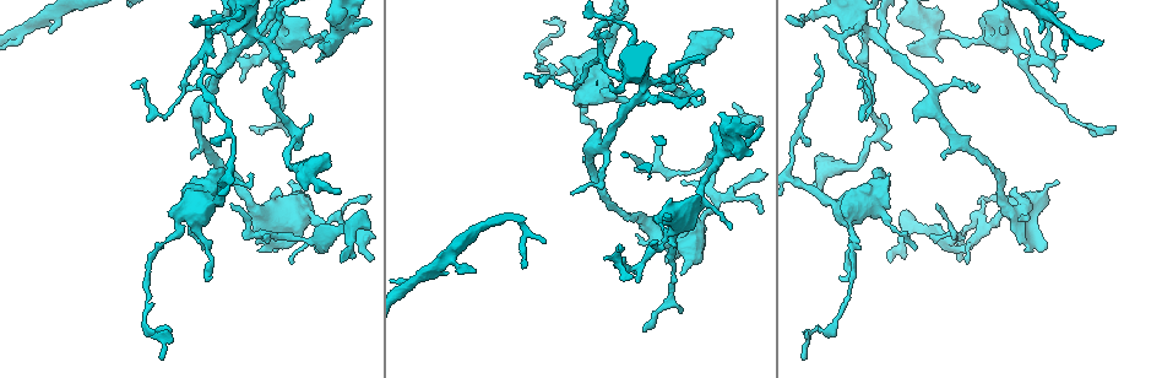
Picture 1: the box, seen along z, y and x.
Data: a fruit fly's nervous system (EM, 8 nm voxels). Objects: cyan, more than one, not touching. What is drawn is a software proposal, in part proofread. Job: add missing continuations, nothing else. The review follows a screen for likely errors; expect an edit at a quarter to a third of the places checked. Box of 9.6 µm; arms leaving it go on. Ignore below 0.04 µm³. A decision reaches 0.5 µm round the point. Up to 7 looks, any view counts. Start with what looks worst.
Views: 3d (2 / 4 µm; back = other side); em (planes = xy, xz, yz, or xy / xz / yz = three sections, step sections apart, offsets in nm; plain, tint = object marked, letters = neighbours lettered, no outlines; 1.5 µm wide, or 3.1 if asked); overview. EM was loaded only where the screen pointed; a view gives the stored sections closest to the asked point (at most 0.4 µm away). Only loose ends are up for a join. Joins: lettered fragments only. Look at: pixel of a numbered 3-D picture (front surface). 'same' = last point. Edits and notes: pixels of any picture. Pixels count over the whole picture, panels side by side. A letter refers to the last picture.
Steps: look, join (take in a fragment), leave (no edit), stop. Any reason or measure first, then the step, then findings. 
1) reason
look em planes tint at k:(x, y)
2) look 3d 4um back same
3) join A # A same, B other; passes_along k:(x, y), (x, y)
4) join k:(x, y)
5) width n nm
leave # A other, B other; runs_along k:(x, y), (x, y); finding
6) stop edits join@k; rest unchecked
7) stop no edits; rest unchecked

free end
look em planes letters at 1:(736, 105)

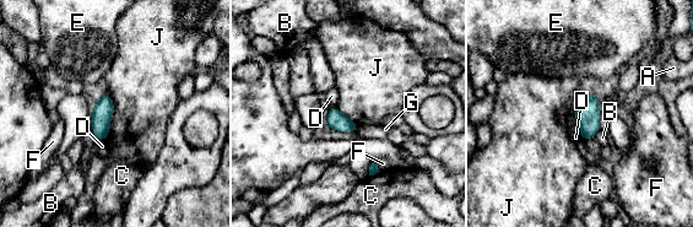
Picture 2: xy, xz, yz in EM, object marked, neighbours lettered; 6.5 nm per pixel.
leave # A other, B other, C other, D other, E other, F other, G other, J other; border 2:(104, 93), (113, 106), (106, 139); none of them fits

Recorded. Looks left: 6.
free end
look 3d 2um at 1:(1001, 34)

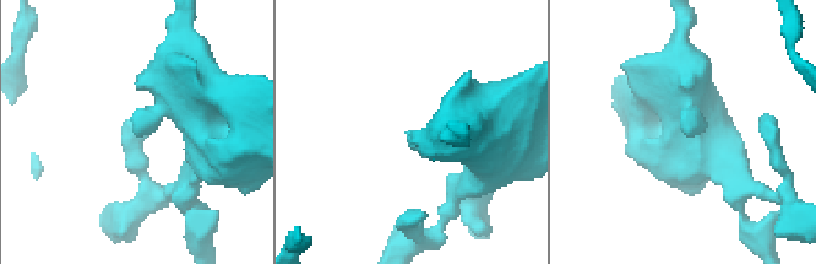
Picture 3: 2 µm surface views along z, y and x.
need the tissue
look em planes letters at 3:(684, 127)

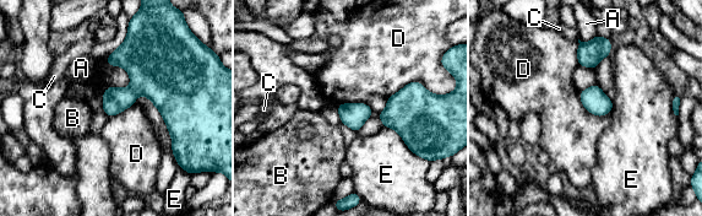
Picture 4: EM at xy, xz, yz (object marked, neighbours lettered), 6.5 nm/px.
longest_contact E 320 nm
leave # A other, B other, C other, D other, E other; border 4:(434, 93), (411, 81), (387, 98); none of them fits

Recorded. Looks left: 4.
free end
look 3d 2um at 1:(634, 272)

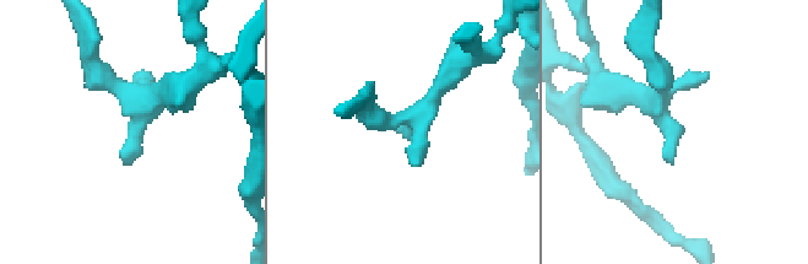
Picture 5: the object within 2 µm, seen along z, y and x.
look em yz step 4 letters at 5:(400, 126)

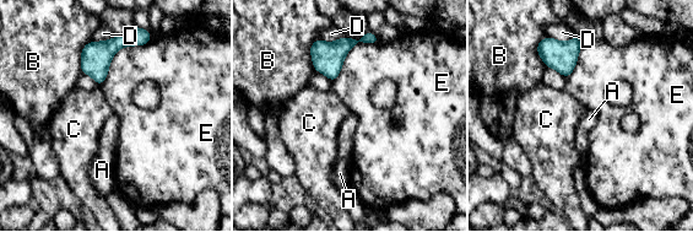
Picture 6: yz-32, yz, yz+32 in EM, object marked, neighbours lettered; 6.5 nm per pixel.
leave # A other, B other, C other, D other, E other; border 6:(345, 36), (330, 42), (321, 41); no lettered fragment goes on from it

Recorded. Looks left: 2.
stop no edits; rest unchecked

